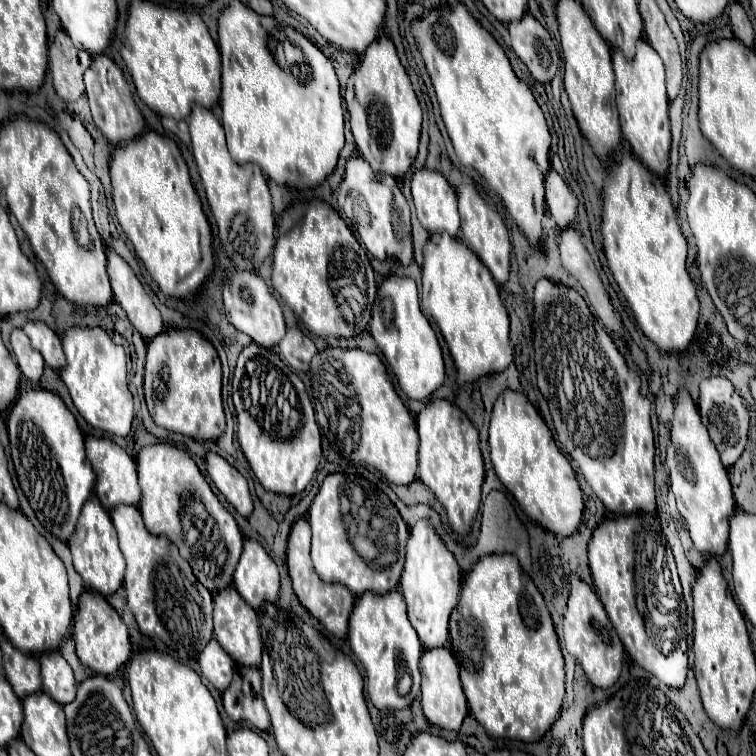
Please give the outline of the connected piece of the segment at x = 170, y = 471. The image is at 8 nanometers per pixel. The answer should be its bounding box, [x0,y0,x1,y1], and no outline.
[136,443,242,593]

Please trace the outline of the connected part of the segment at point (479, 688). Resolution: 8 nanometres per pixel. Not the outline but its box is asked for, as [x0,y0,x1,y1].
[450,555,564,741]

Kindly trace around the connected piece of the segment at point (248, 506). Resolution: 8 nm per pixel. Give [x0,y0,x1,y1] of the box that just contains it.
[206,451,252,517]

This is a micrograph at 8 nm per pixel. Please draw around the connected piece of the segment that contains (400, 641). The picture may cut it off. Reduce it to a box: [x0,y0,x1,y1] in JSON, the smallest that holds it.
[348,591,422,709]

